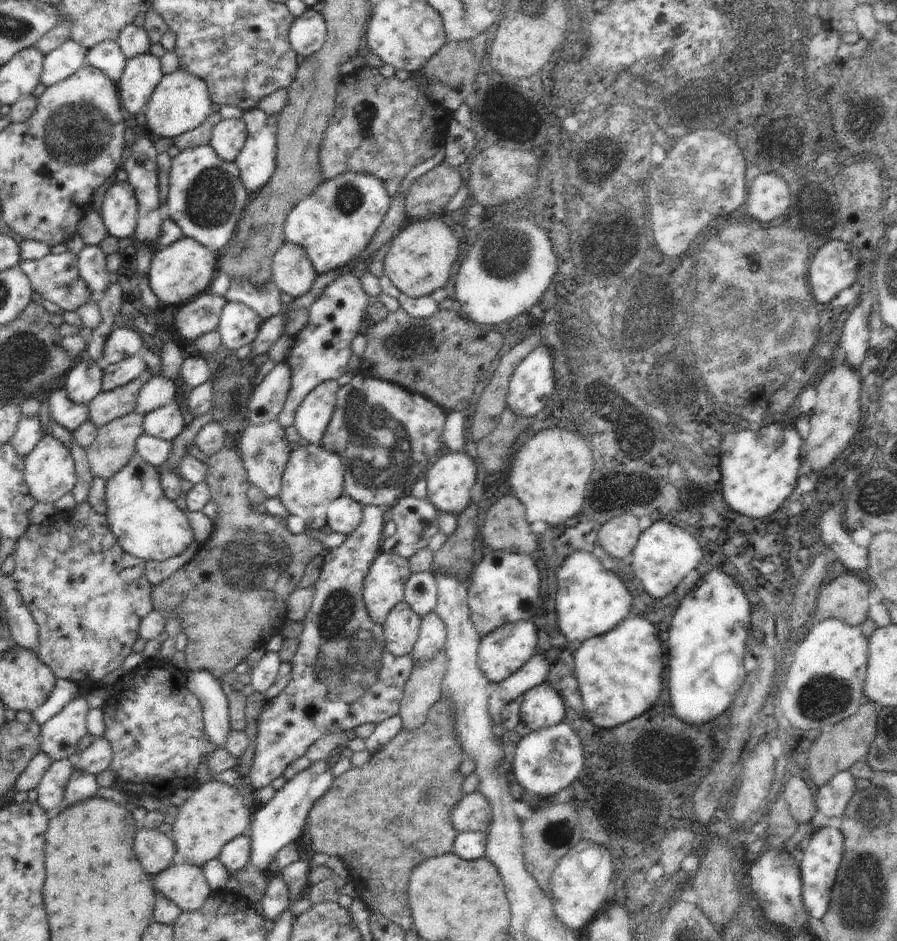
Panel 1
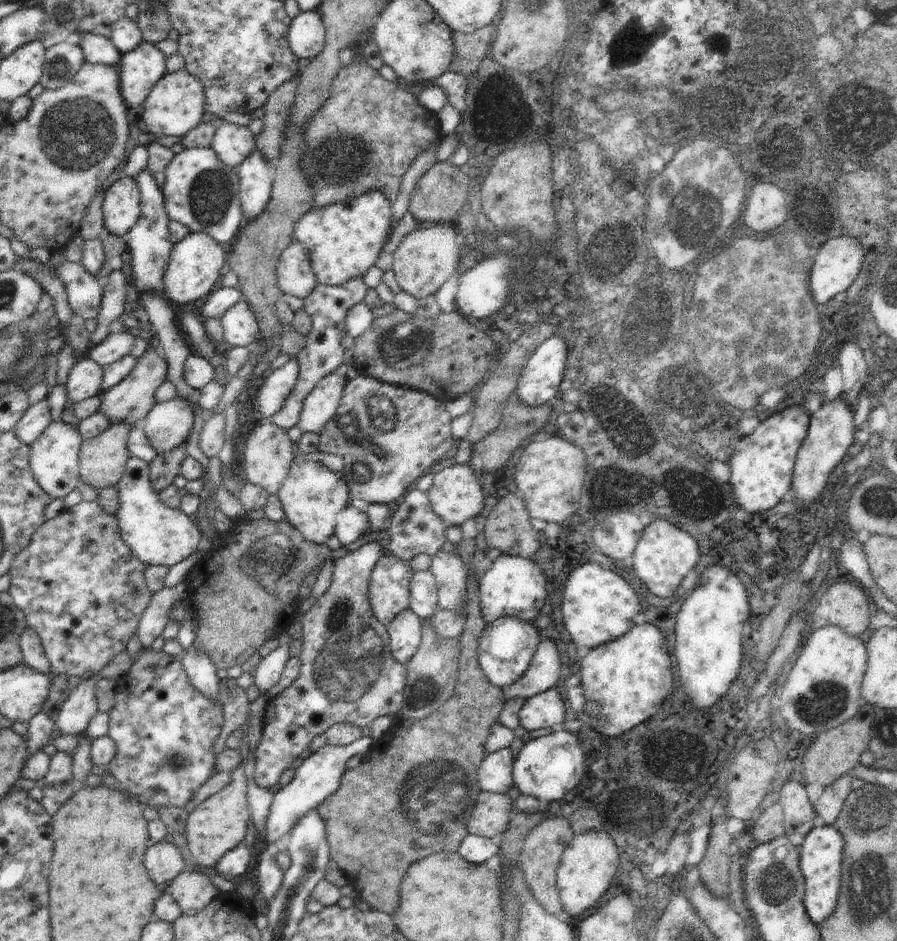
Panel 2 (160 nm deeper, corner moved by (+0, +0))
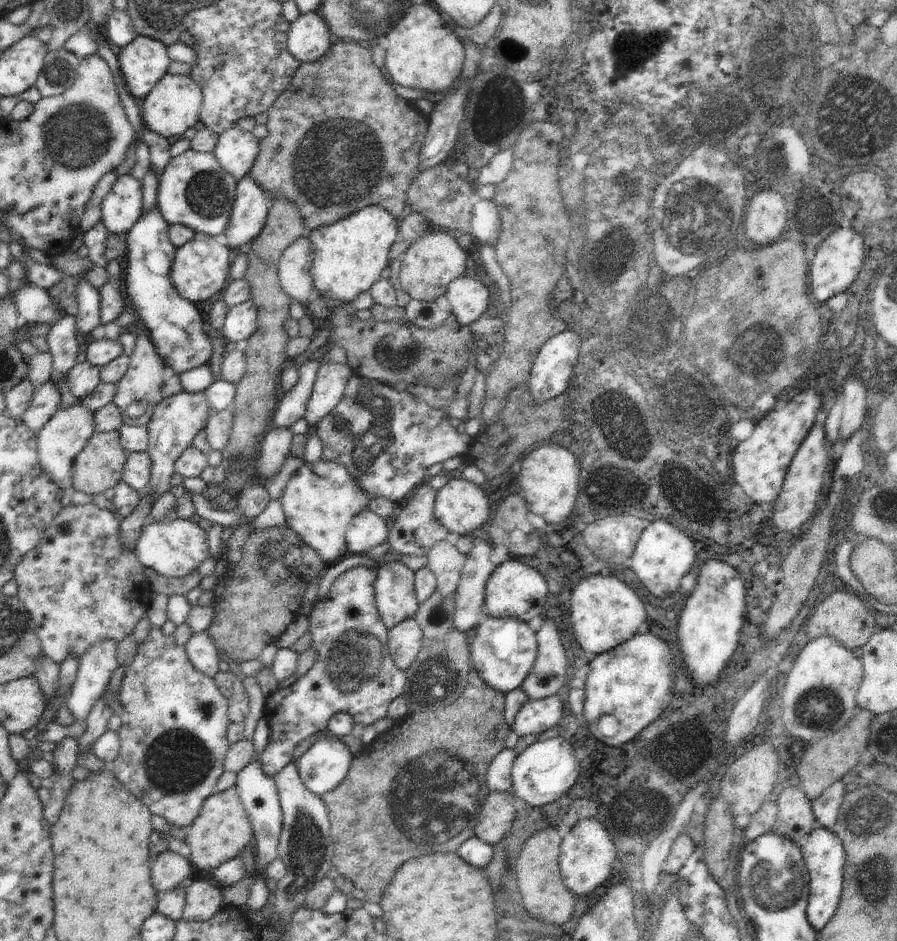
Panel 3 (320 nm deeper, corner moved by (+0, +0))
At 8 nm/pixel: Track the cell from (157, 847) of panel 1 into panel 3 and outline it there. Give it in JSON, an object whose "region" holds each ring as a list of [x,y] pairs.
{"region":[[[162,852],[152,866],[152,886],[158,892],[168,893],[179,885],[188,882],[195,872],[191,862],[175,852]]]}

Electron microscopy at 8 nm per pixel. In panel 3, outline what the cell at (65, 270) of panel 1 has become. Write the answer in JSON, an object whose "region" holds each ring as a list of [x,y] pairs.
{"region":[[[80,274],[76,277],[76,292],[76,329],[85,336],[90,336],[92,330],[100,325],[100,290],[86,282],[86,274]]]}

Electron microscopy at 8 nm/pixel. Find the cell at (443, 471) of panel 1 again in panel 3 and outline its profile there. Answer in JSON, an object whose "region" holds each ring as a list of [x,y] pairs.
{"region":[[[463,478],[444,484],[434,500],[434,517],[449,532],[472,535],[490,516],[490,502],[484,490]]]}

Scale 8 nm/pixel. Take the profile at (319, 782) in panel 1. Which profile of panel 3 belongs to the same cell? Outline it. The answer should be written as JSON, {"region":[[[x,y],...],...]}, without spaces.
{"region":[[[334,736],[317,739],[296,762],[304,786],[322,796],[344,781],[352,760],[352,751]]]}

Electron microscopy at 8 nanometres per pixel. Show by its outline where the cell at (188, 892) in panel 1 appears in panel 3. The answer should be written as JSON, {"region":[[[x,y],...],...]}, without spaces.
{"region":[[[204,880],[186,882],[186,897],[182,919],[186,921],[206,921],[214,918],[226,907],[223,889]]]}

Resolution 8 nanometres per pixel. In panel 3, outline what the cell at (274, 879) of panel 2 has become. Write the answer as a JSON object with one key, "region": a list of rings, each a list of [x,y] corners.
{"region":[[[260,756],[258,760],[254,760],[245,770],[242,770],[236,780],[236,788],[238,788],[238,796],[246,810],[246,814],[250,816],[253,836],[256,838],[256,857],[257,874],[263,877],[266,868],[276,858],[278,858],[279,838],[282,831],[283,815],[279,800],[279,793],[273,778],[270,778],[262,772],[262,764],[260,764]]]}

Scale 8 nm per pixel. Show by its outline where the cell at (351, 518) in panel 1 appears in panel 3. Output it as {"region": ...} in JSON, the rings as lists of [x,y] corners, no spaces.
{"region":[[[365,509],[348,522],[344,540],[346,540],[349,554],[363,555],[370,548],[387,543],[389,535],[386,518]]]}

